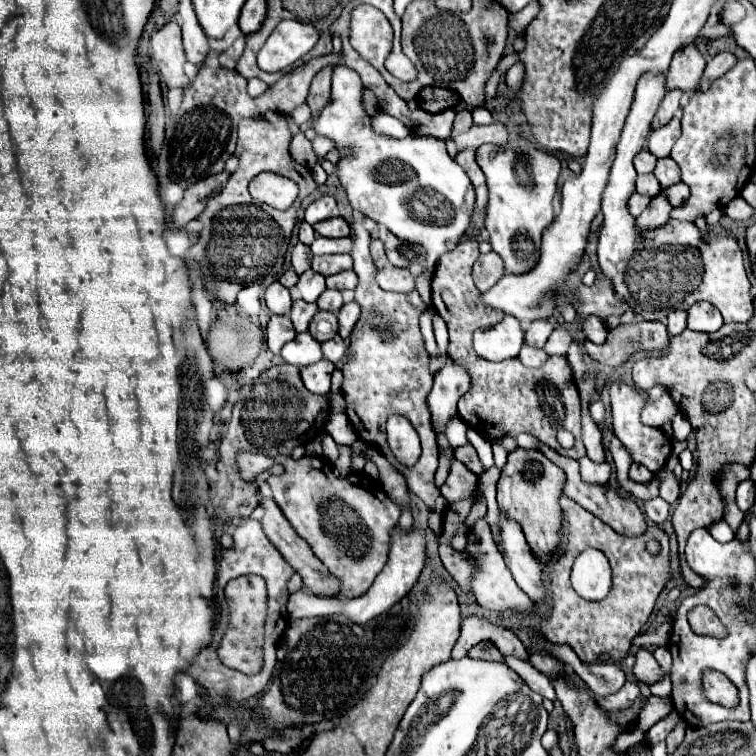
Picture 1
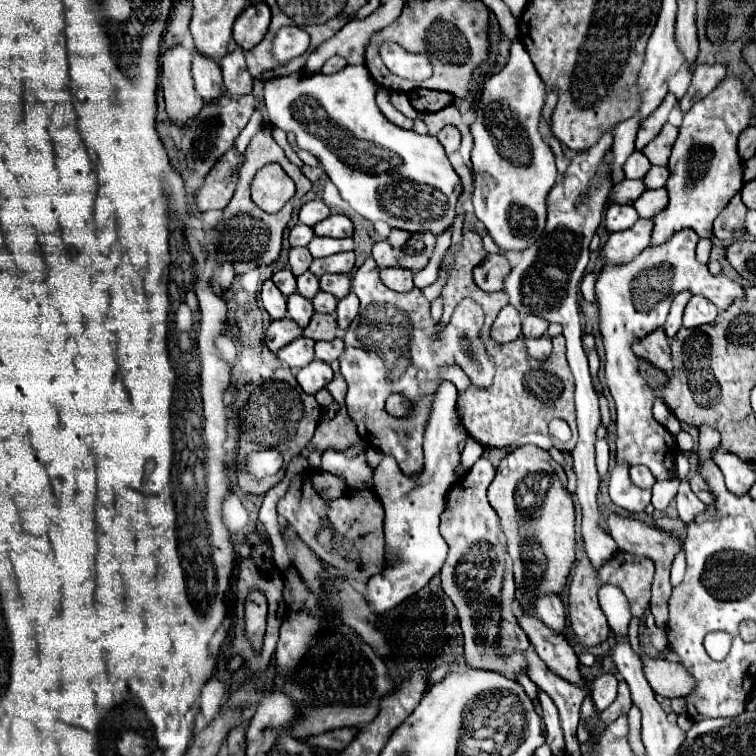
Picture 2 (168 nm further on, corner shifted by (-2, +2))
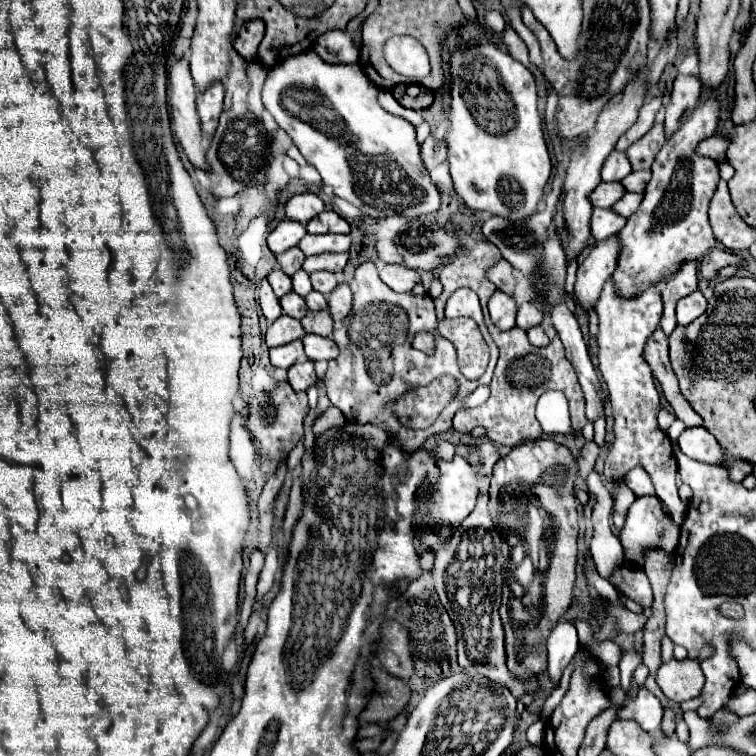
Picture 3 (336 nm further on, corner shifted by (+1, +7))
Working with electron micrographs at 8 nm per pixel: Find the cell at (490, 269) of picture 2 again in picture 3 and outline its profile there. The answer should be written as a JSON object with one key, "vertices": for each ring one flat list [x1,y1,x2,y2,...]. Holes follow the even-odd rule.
{"vertices":[[500,260,496,266,492,266,488,270,488,278,496,284,498,290,506,292,508,296,514,294,514,286,516,286,516,278,514,278,514,268,510,262]]}

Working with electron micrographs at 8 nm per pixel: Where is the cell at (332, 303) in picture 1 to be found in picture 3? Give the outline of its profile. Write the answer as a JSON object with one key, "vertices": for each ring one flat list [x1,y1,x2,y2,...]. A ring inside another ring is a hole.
{"vertices":[[310,292,304,300,306,300,306,306,310,310,326,310,328,308,328,302,320,292]]}

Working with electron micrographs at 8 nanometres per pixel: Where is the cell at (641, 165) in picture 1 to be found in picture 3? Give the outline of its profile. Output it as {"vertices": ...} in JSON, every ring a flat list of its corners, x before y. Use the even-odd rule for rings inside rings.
{"vertices":[[614,150,614,152,610,152,608,160,604,162,600,178,602,178,602,182,620,182,630,172,632,172,632,168,630,168,630,162,628,162,626,154]]}

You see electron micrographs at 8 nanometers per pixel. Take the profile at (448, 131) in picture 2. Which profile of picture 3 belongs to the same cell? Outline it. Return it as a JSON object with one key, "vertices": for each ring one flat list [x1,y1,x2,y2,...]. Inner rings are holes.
{"vertices":[[432,136,426,138,426,142,422,144,422,160,424,160,424,168,436,168,438,164,442,164,446,160,446,144,440,140,436,142]]}

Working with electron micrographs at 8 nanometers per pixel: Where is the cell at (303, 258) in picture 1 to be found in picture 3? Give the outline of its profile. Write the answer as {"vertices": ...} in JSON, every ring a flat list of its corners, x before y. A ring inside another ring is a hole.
{"vertices":[[290,248,290,250,282,252,282,254,276,254,276,260,278,260,278,264,280,264,280,268,282,268,282,272,286,276,294,276,302,268,304,258,306,256,302,254,300,248]]}

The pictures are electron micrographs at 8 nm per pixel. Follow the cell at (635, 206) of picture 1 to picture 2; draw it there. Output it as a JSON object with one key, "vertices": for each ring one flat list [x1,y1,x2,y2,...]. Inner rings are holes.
{"vertices":[[611,205,605,215,605,227,611,233,615,233,615,231,623,231,623,229,633,227,637,219,639,219,639,215,635,213,633,205]]}

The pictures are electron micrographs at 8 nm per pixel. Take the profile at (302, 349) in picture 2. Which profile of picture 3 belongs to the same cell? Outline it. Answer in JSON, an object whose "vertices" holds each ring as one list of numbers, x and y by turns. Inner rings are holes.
{"vertices":[[296,340,292,344,286,344,286,346,270,348,270,364,274,368,290,368,292,364,296,364,302,358,304,358,304,350,302,350,300,340]]}

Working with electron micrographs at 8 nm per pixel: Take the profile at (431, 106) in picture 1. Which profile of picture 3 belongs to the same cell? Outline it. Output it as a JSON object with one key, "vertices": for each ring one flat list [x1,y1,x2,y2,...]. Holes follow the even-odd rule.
{"vertices":[[396,84,392,88,392,96,404,106,412,110,424,110,432,104,434,92,424,88,424,86,406,86,406,84]]}

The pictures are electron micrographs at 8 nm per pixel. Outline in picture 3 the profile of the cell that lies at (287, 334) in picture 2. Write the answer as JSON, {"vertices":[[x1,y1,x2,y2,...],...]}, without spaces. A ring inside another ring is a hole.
{"vertices":[[282,314,278,320,274,320,274,322,268,326,266,344,268,344,270,348,284,346,284,344,290,344,290,342,294,342,294,340,300,340,304,334,306,334,306,332,304,332,300,320]]}

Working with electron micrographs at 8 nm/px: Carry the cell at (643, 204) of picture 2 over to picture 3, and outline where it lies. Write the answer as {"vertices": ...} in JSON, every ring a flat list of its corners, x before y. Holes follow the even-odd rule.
{"vertices":[[624,194,624,196,612,206,612,210,614,210,616,214,624,216,624,218,630,218,630,216,636,212,636,208,640,206,640,202,642,202,642,194]]}

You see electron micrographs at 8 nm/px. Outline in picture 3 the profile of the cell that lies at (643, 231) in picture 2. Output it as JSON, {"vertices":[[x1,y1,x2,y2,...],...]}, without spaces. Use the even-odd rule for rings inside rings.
{"vertices":[[610,236,596,242,592,252,580,262,574,284,574,300,584,312,590,312,600,296,602,286,616,268,616,256,620,252,618,236]]}

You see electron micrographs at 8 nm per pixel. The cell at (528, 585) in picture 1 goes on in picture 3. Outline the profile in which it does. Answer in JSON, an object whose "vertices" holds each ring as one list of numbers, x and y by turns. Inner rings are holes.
{"vertices":[[560,620,548,638,548,678,552,684,558,684,564,668,570,664,572,656,578,650,578,634,576,628,566,622]]}

